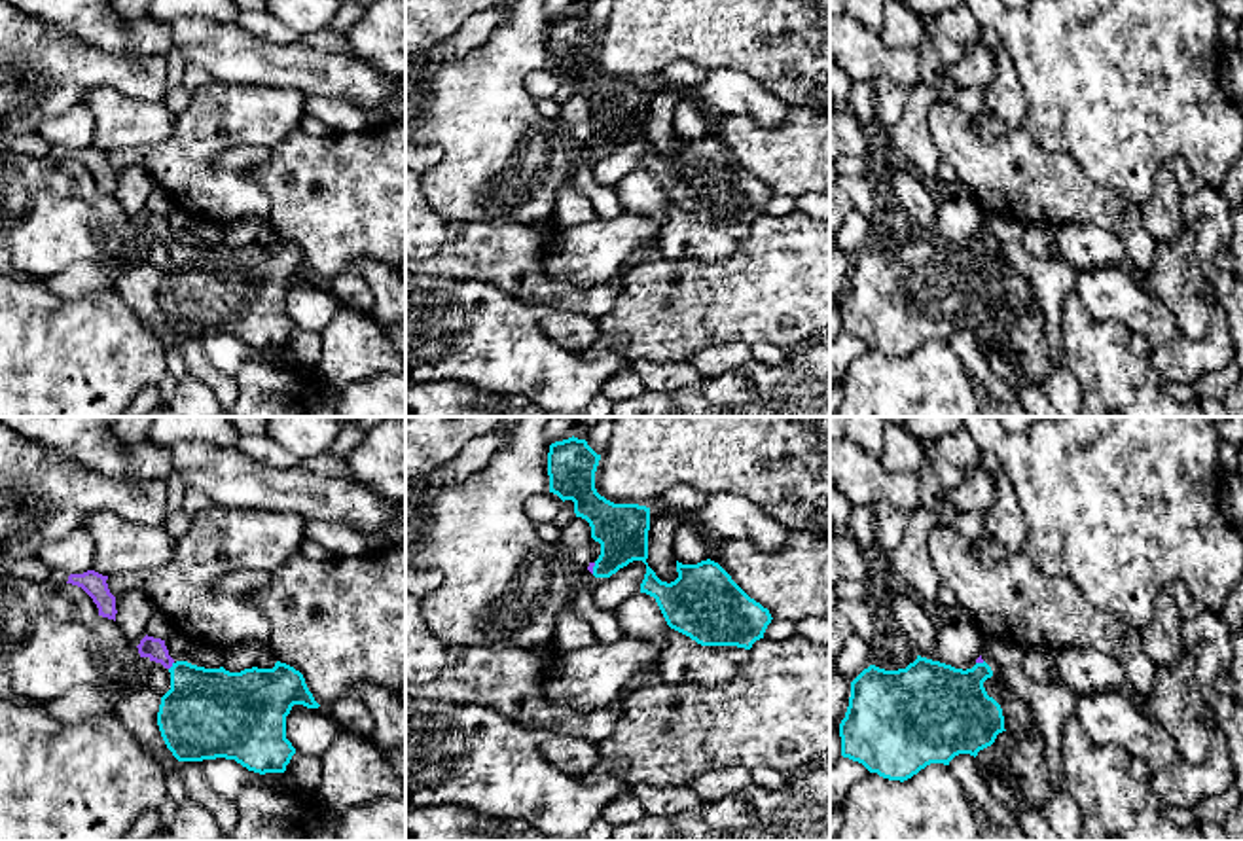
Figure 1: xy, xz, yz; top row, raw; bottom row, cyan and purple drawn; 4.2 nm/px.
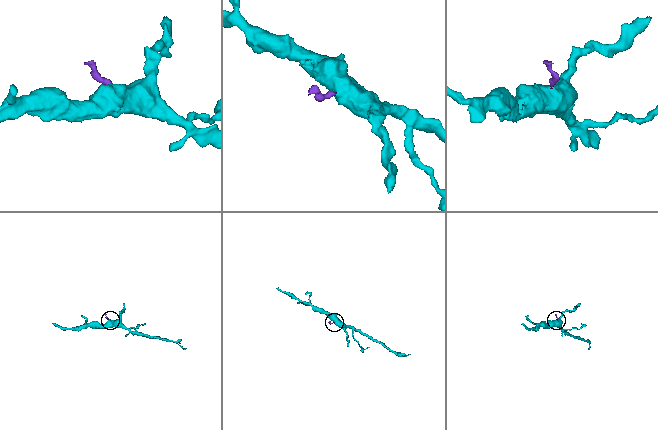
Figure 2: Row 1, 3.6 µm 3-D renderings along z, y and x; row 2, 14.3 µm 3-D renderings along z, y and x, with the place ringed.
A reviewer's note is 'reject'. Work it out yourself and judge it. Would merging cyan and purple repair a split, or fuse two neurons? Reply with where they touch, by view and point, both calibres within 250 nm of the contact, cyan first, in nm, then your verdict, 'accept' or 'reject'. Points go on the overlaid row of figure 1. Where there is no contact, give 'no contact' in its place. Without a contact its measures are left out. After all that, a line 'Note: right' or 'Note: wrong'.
contact xy (173, 665); calibres 380 and 90 nm; accept
Note: wrong

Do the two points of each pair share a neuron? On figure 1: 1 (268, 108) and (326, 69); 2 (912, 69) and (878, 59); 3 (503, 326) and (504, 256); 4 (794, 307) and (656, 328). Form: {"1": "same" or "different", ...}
{"1": "different", "2": "same", "3": "different", "4": "same"}

